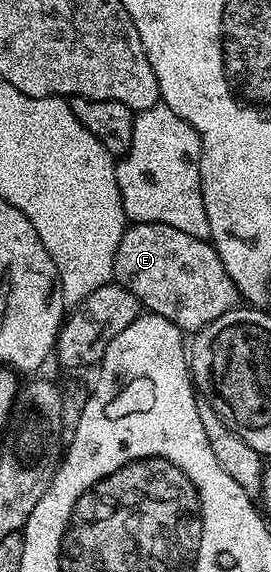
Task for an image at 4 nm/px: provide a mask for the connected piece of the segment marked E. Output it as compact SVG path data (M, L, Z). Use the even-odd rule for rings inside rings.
M137 222L128 225L115 253L113 278L118 285L133 292L133 296L137 296L150 313L165 316L184 332L197 332L205 328L210 322L217 320L217 316L225 316L225 312L236 309L238 302L235 301L240 301L241 298L229 272L225 272L214 245L210 241L194 238L185 232L177 232L177 228L169 228L169 224Z

